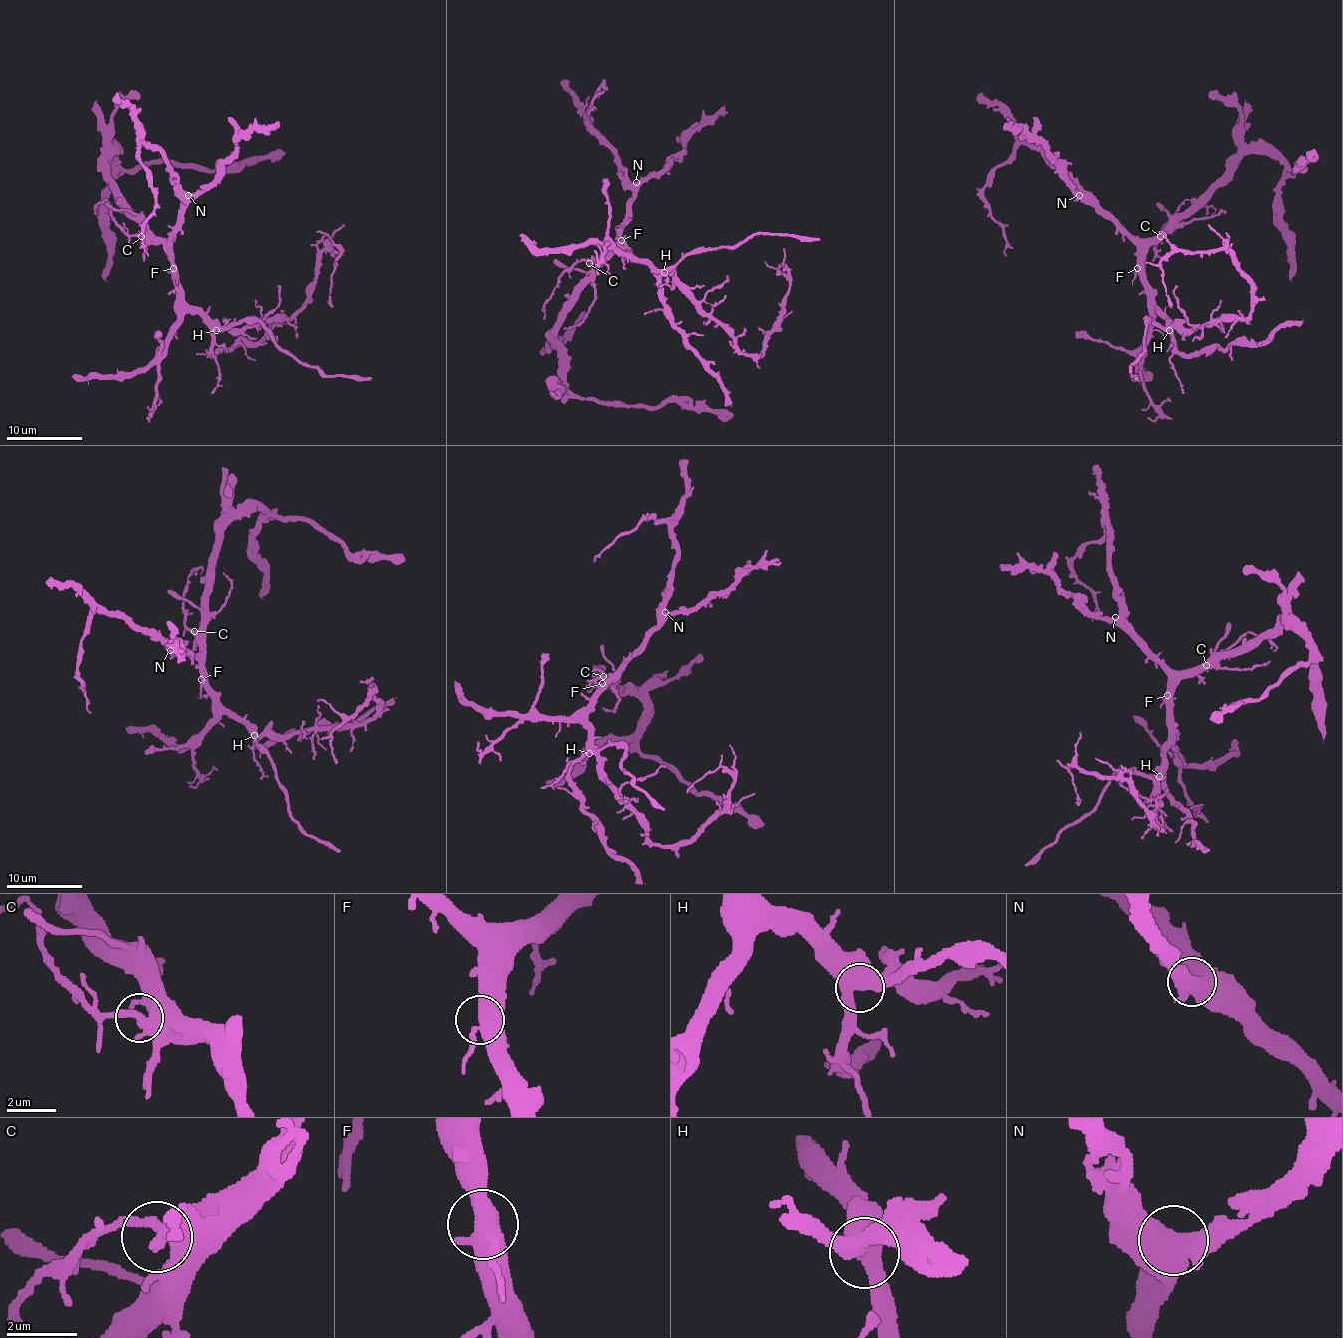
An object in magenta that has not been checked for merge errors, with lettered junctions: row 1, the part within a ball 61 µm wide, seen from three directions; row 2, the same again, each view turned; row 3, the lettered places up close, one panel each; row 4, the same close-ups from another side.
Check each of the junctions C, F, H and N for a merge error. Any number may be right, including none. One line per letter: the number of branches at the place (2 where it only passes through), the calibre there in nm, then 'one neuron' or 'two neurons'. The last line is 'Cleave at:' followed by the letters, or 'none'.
C: branches 3; calibre 400 nm; one neuron
F: branches 3; calibre 480 nm; one neuron
H: branches 3; calibre 600 nm; one neuron
N: branches 3; calibre 500 nm; one neuron
Cleave at: none

